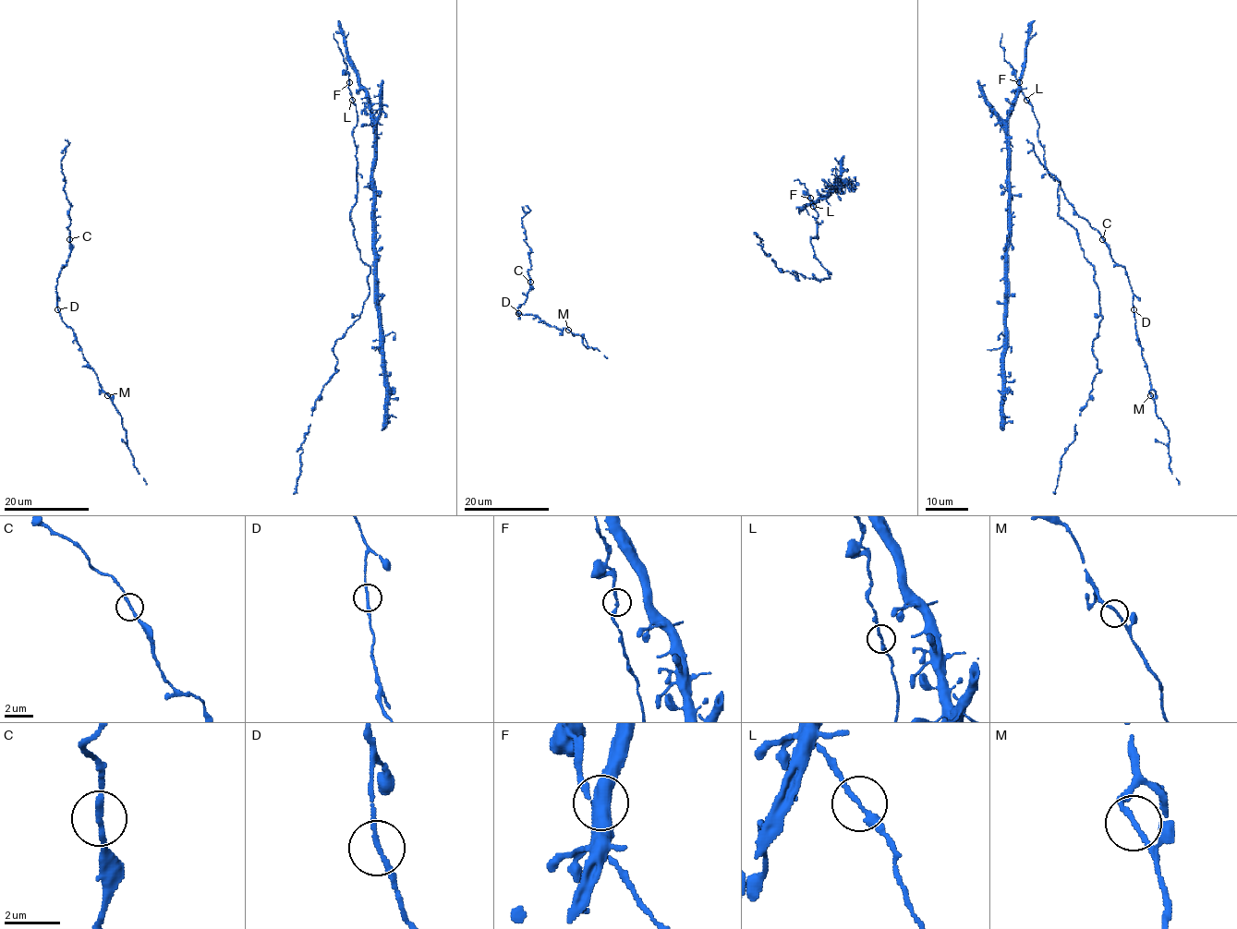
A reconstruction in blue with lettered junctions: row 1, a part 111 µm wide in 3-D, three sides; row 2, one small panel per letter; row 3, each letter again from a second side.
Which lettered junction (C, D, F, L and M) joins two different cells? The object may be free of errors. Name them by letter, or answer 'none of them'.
none of them

